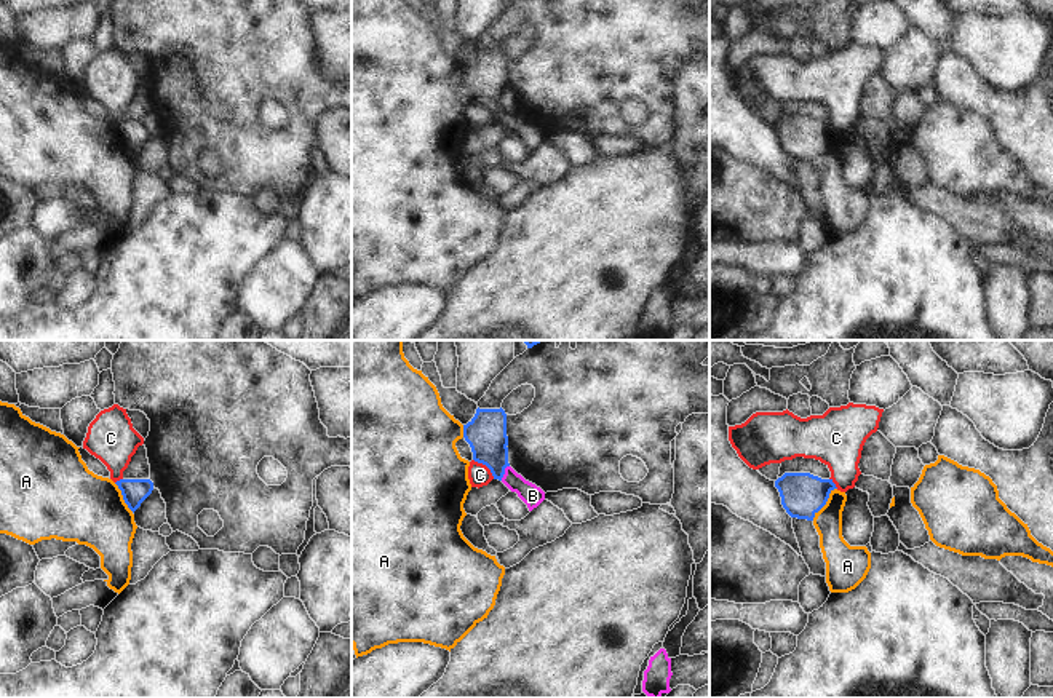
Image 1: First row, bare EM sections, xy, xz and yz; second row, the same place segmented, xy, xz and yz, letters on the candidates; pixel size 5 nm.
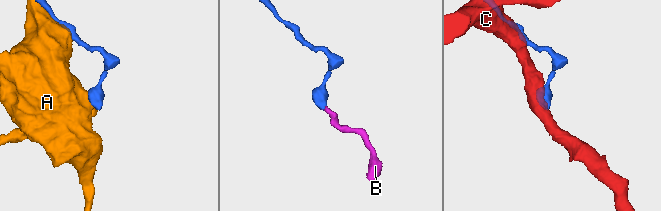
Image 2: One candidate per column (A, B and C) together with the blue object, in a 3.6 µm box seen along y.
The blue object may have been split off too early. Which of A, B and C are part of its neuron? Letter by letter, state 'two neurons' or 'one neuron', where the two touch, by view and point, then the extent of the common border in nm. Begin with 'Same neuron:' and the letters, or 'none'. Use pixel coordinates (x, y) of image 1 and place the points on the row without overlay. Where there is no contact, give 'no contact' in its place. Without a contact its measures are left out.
Same neuron: B
A: two neurons | yz (825, 146) | 200 nm
B: one neuron | xz (504, 115) | 90 nm
C: two neurons | xz (486, 107) | 150 nm

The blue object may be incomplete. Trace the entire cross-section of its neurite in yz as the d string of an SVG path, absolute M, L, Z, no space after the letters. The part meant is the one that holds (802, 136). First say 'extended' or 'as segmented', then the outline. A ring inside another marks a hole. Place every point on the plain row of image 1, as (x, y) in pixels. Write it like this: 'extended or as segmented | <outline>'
as segmented | M785 115L775 123L781 147L791 160L813 163L826 147L829 136L837 131L832 121L810 115Z

